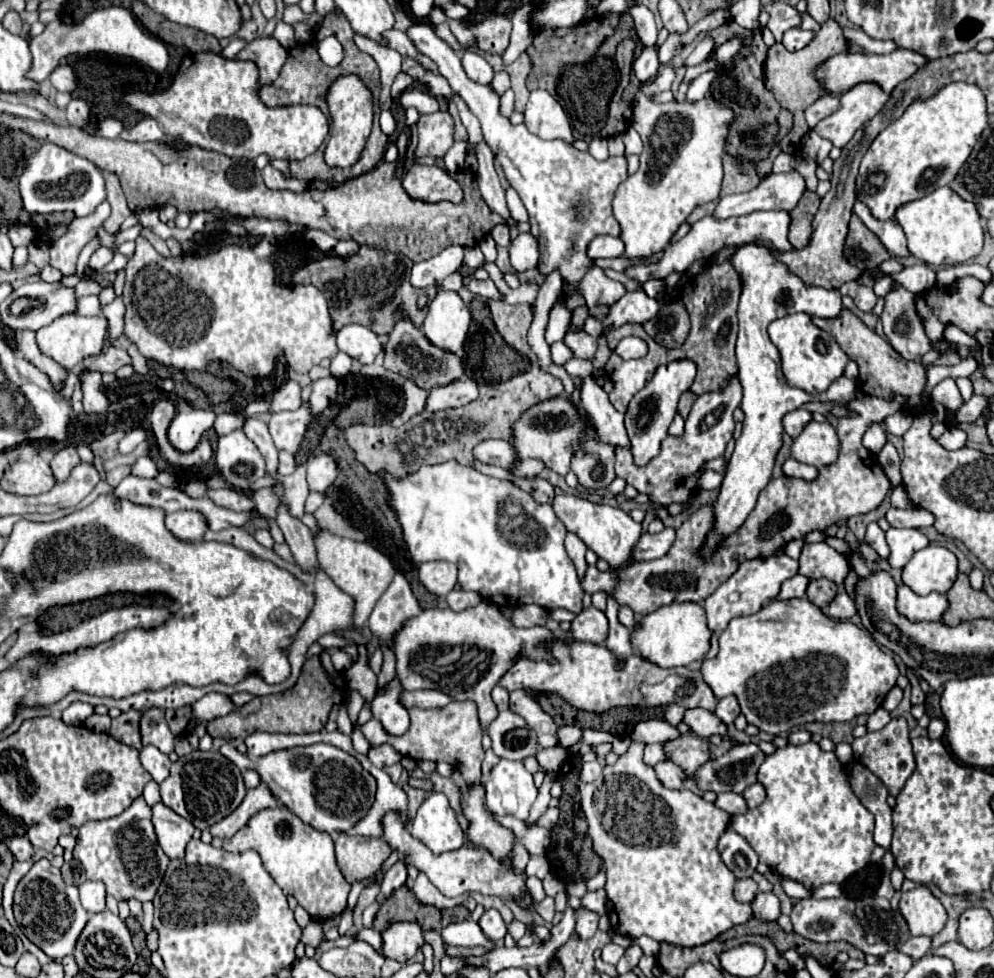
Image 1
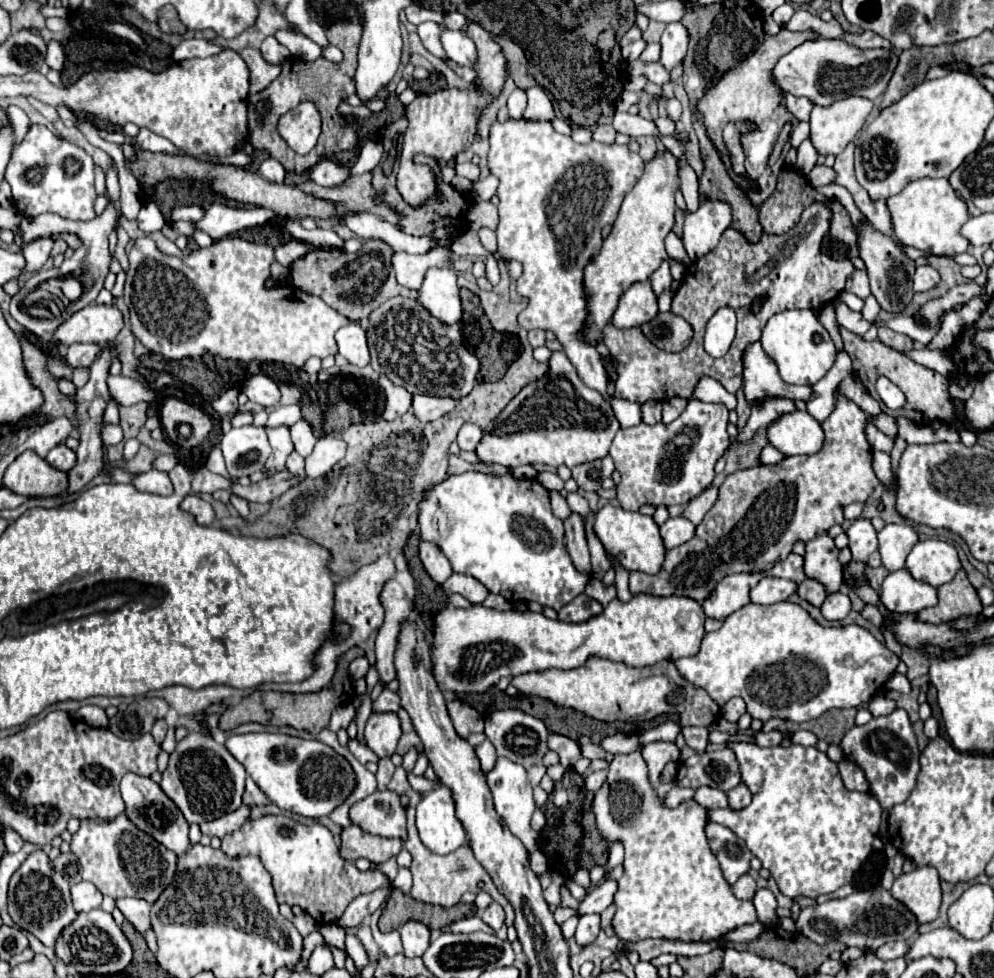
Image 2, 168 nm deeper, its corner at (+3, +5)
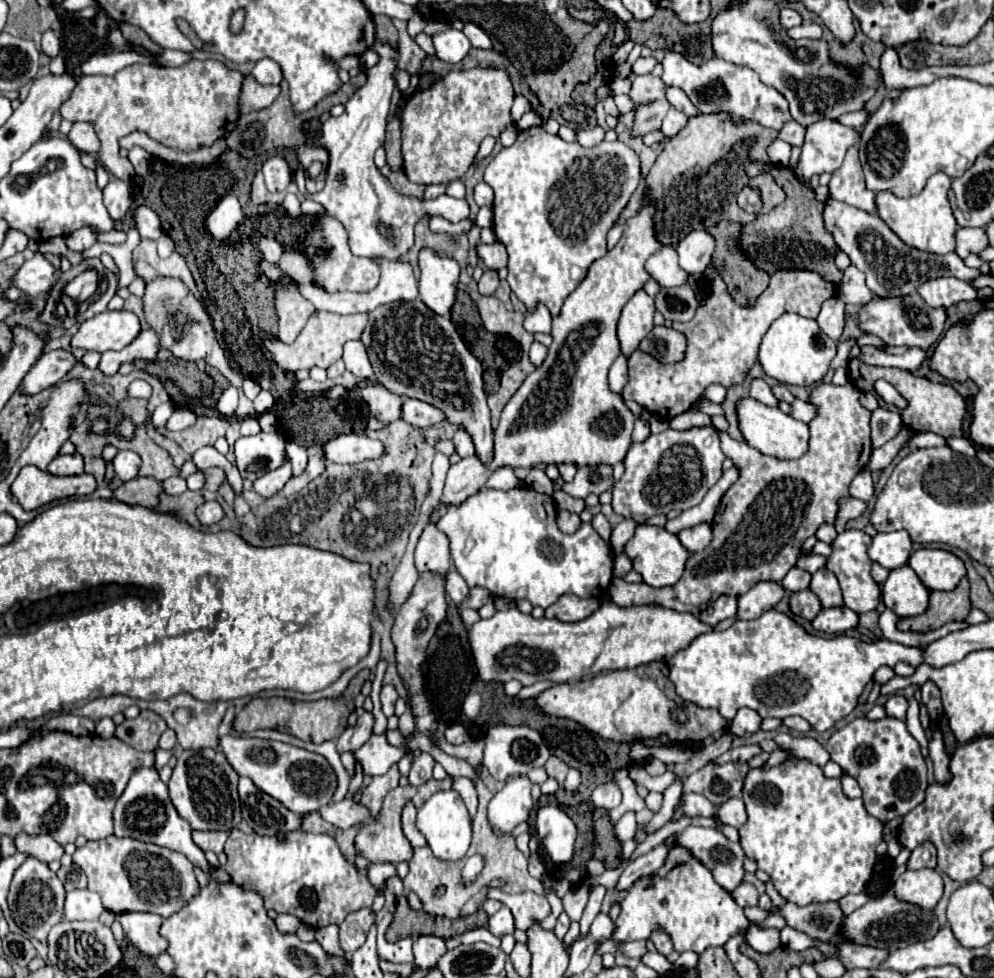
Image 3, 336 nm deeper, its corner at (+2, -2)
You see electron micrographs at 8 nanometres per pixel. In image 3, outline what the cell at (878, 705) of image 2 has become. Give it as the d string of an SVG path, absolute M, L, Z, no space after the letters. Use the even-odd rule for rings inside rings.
M891 695L885 703L887 715L895 717L895 719L901 719L901 721L907 719L907 707L909 707L909 701L903 695Z

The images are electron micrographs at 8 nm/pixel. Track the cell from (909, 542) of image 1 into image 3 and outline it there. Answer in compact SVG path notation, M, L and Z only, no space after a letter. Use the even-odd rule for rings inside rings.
M891 531L891 533L877 533L867 549L871 561L883 565L885 569L901 567L909 561L911 555L911 539L907 531Z

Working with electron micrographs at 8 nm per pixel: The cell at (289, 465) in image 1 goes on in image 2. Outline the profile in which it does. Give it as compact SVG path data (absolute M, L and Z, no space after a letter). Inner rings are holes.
M292 452L286 460L286 470L298 478L304 476L304 458L298 452Z

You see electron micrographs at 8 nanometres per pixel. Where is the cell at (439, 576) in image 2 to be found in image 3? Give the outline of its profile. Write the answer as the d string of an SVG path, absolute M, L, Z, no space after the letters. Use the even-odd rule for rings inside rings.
M429 523L415 549L415 567L419 573L423 571L437 571L445 573L451 567L451 553L449 553L449 539L443 531L437 529L435 523Z

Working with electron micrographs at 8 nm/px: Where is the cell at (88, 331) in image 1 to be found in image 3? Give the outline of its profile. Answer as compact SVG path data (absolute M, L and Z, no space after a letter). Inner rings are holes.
M103 311L81 323L73 335L71 345L87 351L105 353L109 349L123 349L141 333L139 317L131 311Z

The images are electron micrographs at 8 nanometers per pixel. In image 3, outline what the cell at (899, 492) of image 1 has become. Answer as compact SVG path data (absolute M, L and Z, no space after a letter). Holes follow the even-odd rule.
M903 427L891 441L887 441L883 447L879 447L879 449L873 449L873 453L871 453L871 459L869 459L869 469L871 471L875 471L875 469L883 469L883 467L887 467L891 461L893 461L893 457L909 443L909 439L913 437L915 433L913 431L907 431L907 427Z

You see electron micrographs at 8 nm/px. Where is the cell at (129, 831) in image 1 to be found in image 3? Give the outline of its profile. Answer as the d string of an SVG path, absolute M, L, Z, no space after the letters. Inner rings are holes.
M111 835L101 841L87 841L85 847L73 853L73 863L85 871L89 891L99 893L103 907L111 913L141 911L169 917L199 891L193 863L185 855L131 837L121 839Z

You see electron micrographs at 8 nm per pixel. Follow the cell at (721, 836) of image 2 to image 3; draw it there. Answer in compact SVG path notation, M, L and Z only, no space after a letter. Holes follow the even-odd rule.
M687 827L681 831L679 835L679 845L683 845L685 849L689 849L689 853L701 861L711 873L713 879L727 891L733 891L741 881L743 881L743 849L739 843L729 841L719 829L713 827Z

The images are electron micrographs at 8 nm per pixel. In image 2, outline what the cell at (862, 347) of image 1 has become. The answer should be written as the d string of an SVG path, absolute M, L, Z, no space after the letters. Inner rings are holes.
M840 328L840 336L844 340L844 350L848 352L848 356L852 358L854 364L854 376L864 384L864 388L878 400L876 396L876 380L880 376L886 376L888 380L892 380L906 396L906 406L900 408L900 416L910 418L916 424L926 424L928 420L950 420L954 414L954 406L948 394L948 380L944 376L940 376L938 372L916 364L914 360L910 360L906 354L886 346L880 340L864 340L862 336L848 332L846 328Z

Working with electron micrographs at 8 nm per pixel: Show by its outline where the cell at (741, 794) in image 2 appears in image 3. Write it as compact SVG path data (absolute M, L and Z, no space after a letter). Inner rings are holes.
M729 799L719 807L719 821L723 825L731 825L731 827L741 827L747 821L747 811L745 811L745 803L743 799Z

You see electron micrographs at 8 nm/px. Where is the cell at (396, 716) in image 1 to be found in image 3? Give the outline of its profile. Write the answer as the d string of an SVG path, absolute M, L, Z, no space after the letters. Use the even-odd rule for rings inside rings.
M371 735L369 741L355 751L355 761L361 765L363 775L385 775L387 769L397 763L405 753L397 747L391 747L385 735Z

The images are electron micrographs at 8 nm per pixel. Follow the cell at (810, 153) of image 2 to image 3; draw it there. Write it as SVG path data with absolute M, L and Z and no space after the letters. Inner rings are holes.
M795 121L785 123L785 127L779 131L779 139L787 141L791 145L797 145L797 147L803 145L803 137L805 137L805 129Z

